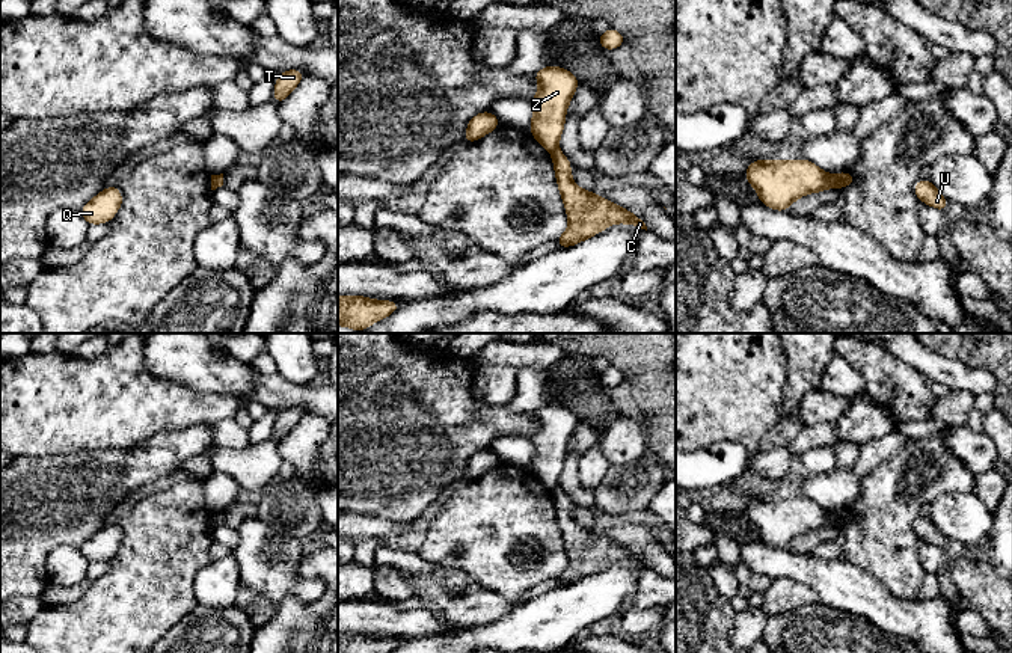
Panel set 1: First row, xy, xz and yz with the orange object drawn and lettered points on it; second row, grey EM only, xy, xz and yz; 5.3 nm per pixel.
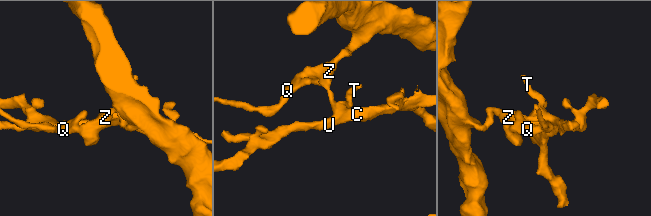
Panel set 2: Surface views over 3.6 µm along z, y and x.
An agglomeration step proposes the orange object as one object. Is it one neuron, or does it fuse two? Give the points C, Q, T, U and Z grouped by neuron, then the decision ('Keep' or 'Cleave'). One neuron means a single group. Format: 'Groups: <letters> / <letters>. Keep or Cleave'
Groups: C T U / Q Z. Cleave

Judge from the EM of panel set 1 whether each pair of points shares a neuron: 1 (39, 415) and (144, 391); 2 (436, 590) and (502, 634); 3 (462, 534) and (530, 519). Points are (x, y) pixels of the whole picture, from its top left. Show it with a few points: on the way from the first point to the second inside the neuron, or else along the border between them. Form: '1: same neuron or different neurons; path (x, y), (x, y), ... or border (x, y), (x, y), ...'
1: same neuron; path (65, 403), (118, 403)
2: different neurons; border (513, 605), (504, 616), (487, 623), (456, 628)
3: same neuron; path (478, 524), (513, 519)

